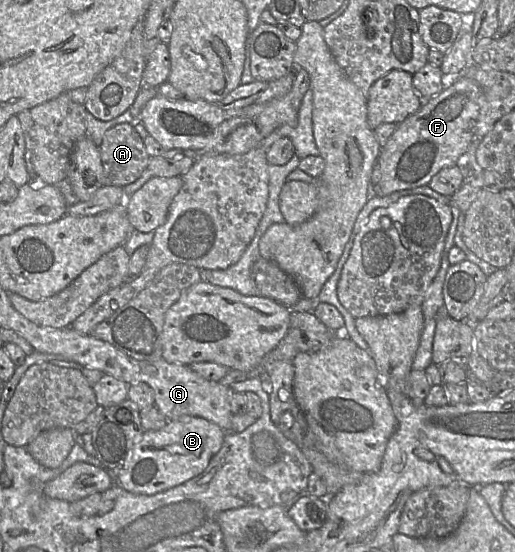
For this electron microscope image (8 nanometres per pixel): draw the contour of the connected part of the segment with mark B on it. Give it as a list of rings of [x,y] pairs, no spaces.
[[[185,415],[171,419],[162,429],[145,431],[141,441],[134,446],[128,463],[112,474],[124,490],[154,495],[201,474],[222,447],[225,435],[222,428],[201,417]]]

